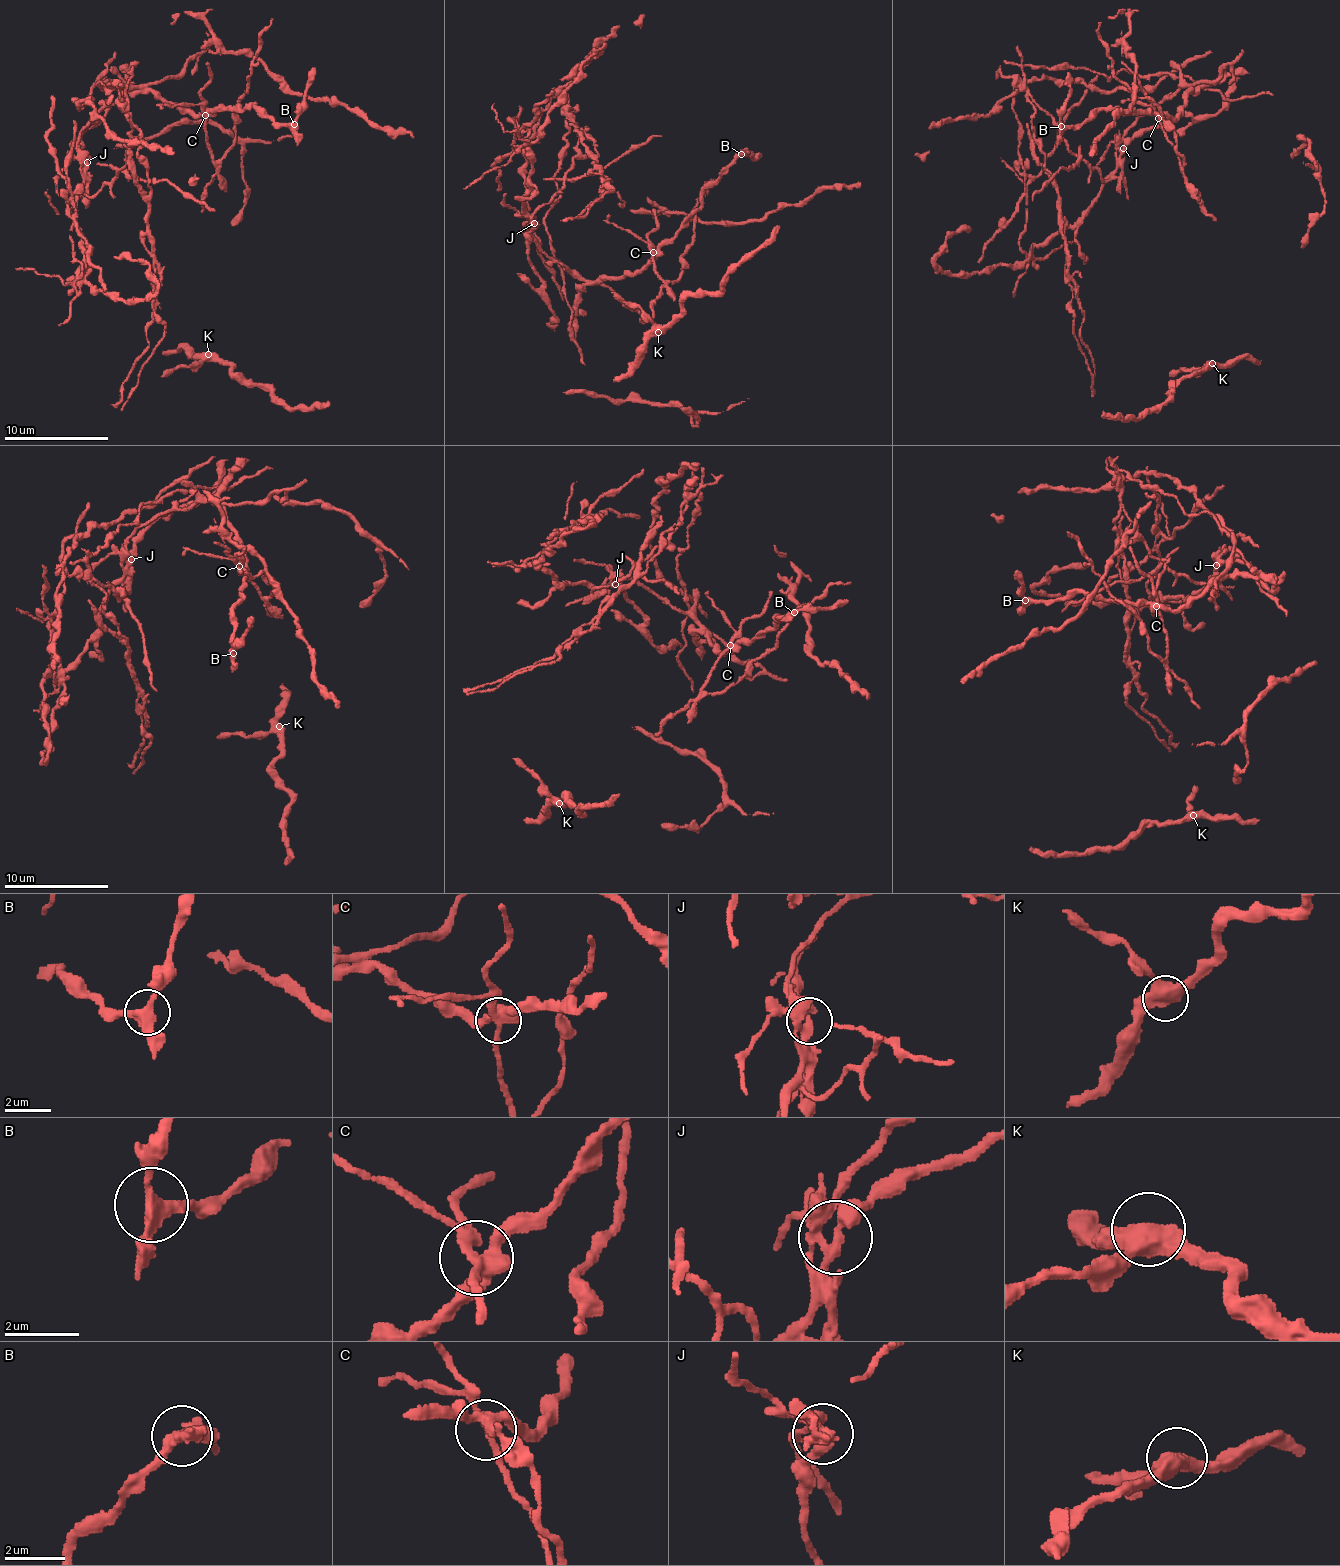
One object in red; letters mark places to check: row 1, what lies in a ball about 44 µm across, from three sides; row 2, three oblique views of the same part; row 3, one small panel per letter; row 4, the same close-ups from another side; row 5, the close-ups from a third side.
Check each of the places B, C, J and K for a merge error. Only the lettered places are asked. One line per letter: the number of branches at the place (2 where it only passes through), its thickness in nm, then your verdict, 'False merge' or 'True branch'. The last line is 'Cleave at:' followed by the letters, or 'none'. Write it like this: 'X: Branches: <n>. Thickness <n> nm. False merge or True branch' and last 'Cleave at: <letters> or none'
B: Branches: 3. Thickness 320 nm. True branch
C: Branches: 4. Thickness 380 nm. False merge
J: Branches: 3. Thickness 280 nm. False merge
K: Branches: 3. Thickness 480 nm. True branch
Cleave at: C, J

